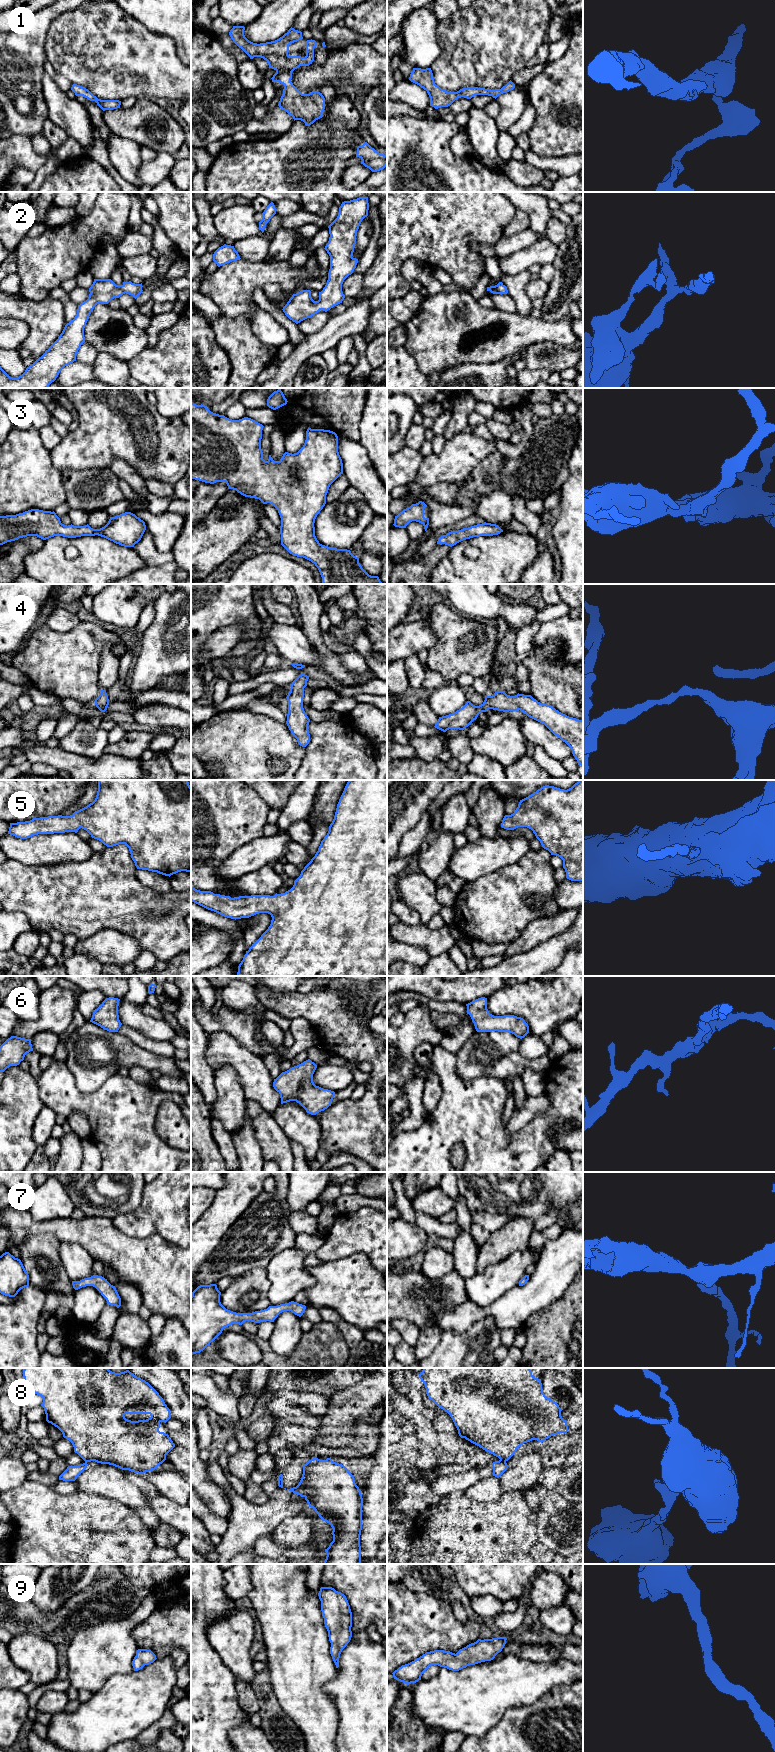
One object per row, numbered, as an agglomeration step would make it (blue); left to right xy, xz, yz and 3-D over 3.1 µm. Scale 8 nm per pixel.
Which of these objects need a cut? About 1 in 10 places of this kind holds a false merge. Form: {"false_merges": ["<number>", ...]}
{"false_merges": ["8"]}

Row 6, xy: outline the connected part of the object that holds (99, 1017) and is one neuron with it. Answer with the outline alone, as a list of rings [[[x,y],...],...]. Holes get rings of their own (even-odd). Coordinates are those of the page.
[[[109,997],[94,1010],[90,1022],[109,1032],[118,1032],[122,1023],[119,1020],[118,1006],[120,999]]]

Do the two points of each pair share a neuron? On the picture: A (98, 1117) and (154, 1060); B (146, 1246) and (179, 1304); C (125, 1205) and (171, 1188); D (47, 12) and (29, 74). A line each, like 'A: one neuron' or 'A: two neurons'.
A: two neurons
B: one neuron
C: two neurons
D: one neuron

